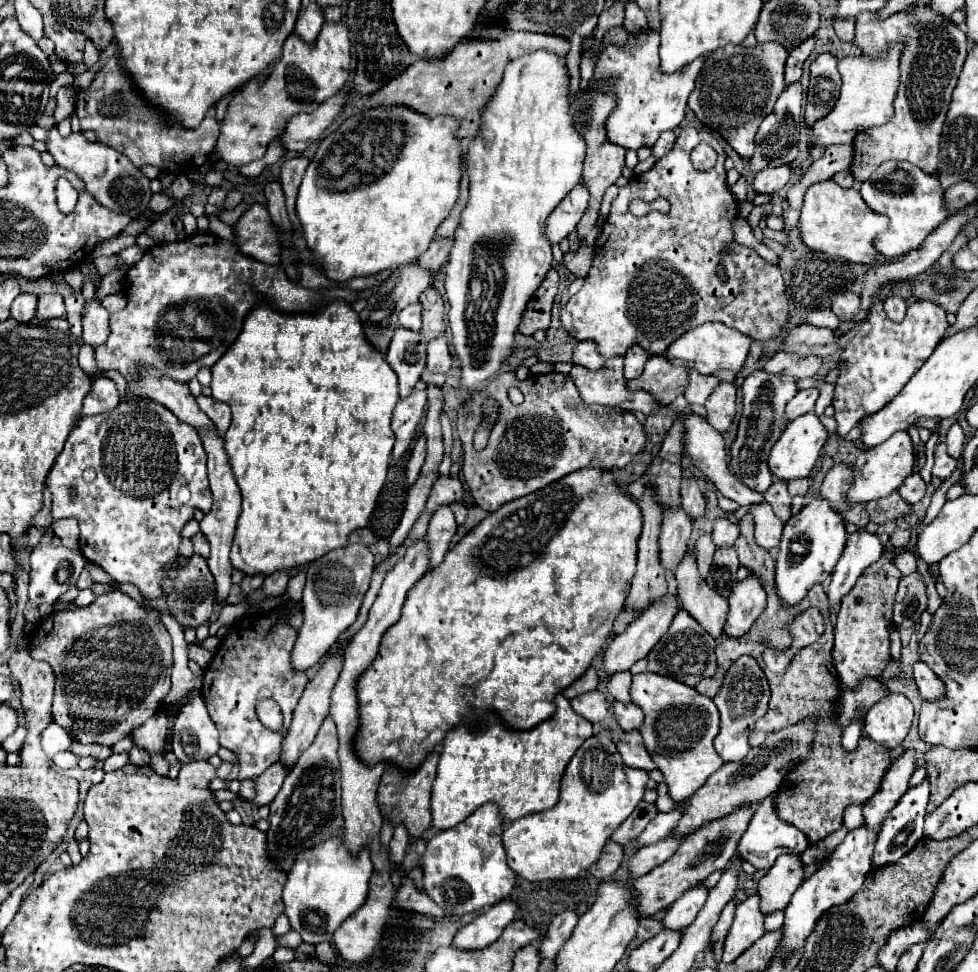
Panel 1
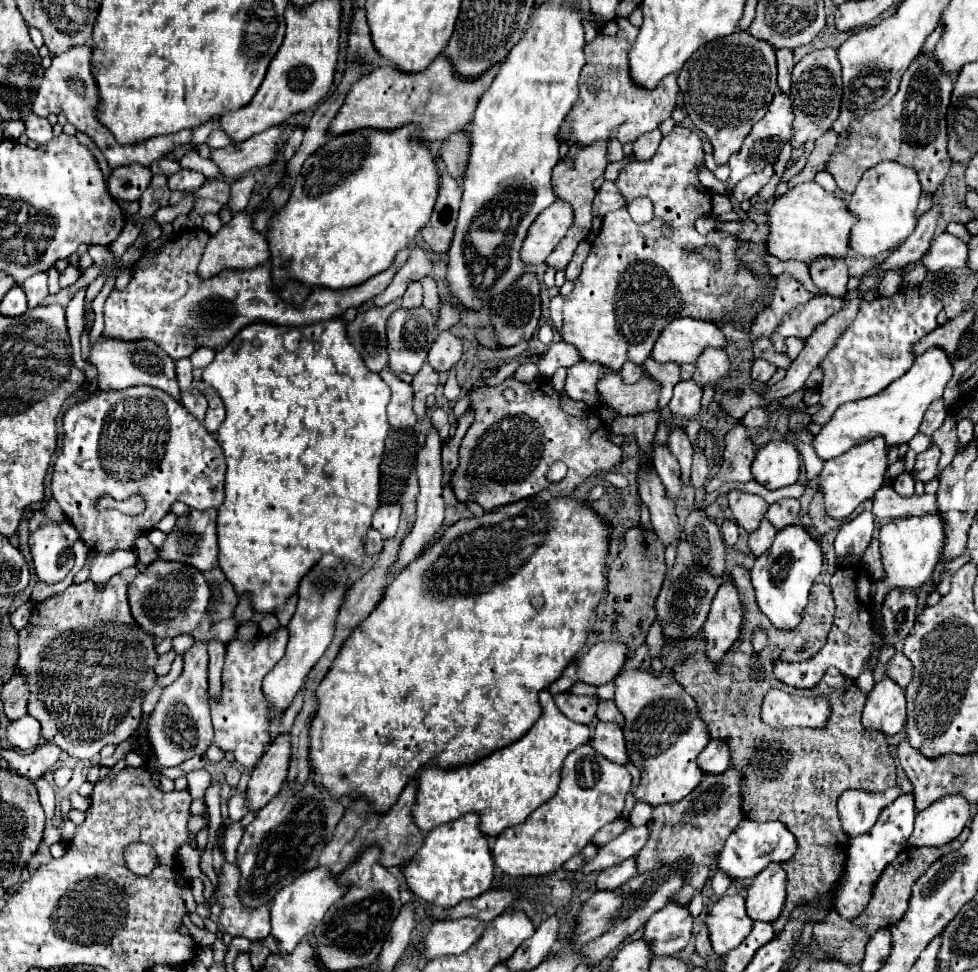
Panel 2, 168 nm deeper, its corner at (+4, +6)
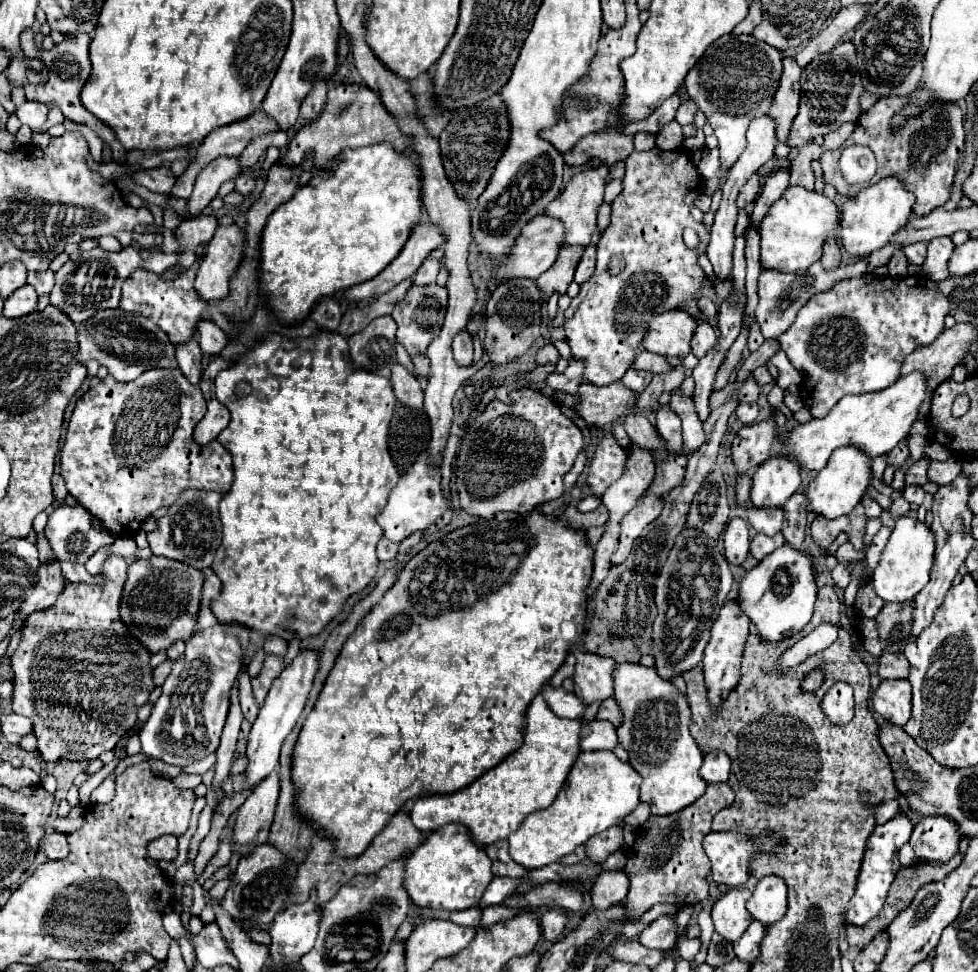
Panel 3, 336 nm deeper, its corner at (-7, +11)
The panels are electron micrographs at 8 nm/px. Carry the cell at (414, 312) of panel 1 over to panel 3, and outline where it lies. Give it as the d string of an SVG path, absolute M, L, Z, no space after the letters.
M427 257L427 259L423 261L423 265L419 267L419 271L415 273L413 283L419 285L419 287L425 287L427 283L433 285L433 283L435 283L435 277L437 277L437 273L439 273L439 269L441 269L441 263L439 263L437 259Z

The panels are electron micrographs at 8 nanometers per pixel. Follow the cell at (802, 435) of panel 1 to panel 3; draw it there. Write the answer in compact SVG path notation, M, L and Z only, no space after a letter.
M771 455L753 473L751 501L757 507L783 505L801 487L801 467L789 457Z

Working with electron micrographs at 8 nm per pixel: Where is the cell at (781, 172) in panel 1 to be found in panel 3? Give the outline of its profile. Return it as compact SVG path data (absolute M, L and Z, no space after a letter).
M753 175L753 177L743 185L743 189L739 191L737 207L739 207L739 209L743 209L743 207L747 207L749 203L753 203L753 201L757 199L757 195L761 193L761 189L763 189L763 185L761 185L759 175Z

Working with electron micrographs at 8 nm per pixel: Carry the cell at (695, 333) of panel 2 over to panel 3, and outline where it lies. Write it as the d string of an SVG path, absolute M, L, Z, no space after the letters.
M675 309L651 321L645 349L663 357L679 359L691 353L691 339L697 329L697 319L687 311Z

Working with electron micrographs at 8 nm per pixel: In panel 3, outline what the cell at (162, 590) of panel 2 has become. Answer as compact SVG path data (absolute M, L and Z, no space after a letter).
M151 557L139 559L129 565L127 585L123 591L123 609L121 617L127 621L127 627L147 649L153 653L161 649L169 649L177 639L187 641L197 625L201 593L203 593L205 575L181 561L167 557Z

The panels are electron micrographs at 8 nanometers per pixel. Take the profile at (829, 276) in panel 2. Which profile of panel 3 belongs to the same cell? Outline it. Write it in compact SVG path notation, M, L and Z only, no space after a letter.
M829 237L823 245L823 257L821 257L823 269L835 269L841 265L841 249L837 245L835 237Z

